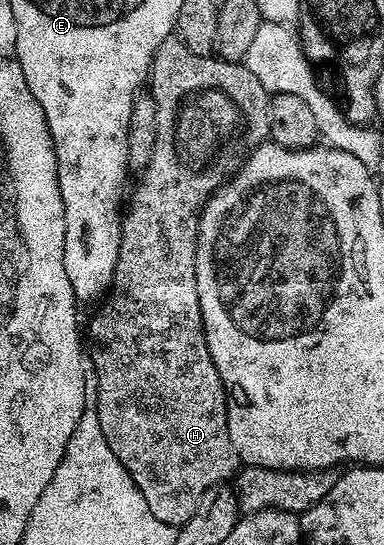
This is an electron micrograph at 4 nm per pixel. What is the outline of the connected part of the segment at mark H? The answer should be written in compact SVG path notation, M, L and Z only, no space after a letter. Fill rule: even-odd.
M168 38L165 42L161 42L161 46L157 46L149 73L149 94L155 99L157 106L157 142L153 145L153 158L149 158L149 166L138 177L139 185L132 192L130 189L129 199L126 201L125 211L121 216L119 257L117 266L113 270L109 295L98 305L100 306L99 313L91 320L89 360L90 363L91 360L95 363L93 375L97 378L97 386L93 393L93 407L97 410L98 421L101 422L101 434L105 434L105 442L109 442L109 450L113 450L121 466L129 470L137 490L141 490L145 502L149 502L149 510L153 510L154 517L159 518L161 522L181 526L189 522L189 518L193 518L197 510L197 502L201 502L201 494L205 494L205 490L218 484L228 483L241 468L237 450L233 450L233 442L229 442L227 391L221 382L221 374L217 374L217 366L213 366L213 358L205 342L201 302L197 294L195 243L199 237L199 213L207 204L207 199L238 172L243 161L250 156L252 148L259 147L270 137L271 102L267 87L257 82L257 78L249 74L249 70L243 63L234 64L228 60L220 60L214 54L210 56L193 54L193 50L189 50L189 46L185 46L185 42L177 38Z

